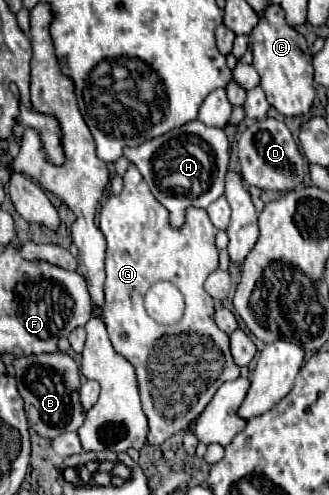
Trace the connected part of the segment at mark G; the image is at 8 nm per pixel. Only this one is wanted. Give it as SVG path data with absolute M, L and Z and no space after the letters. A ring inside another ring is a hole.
M132 163L128 165L128 171L124 175L122 193L120 195L114 195L112 191L108 193L108 201L104 203L98 219L100 219L100 229L108 241L106 283L104 283L106 303L100 311L100 317L108 327L108 335L116 353L128 357L128 361L132 361L132 365L136 367L142 407L150 423L148 443L160 445L176 431L186 429L200 415L204 405L208 405L208 401L224 381L232 381L240 377L240 367L234 363L230 355L230 339L214 323L212 317L214 299L204 291L204 281L208 273L212 273L212 269L218 269L218 249L214 243L218 229L210 223L206 209L198 209L198 207L186 209L186 221L180 229L172 227L168 209L156 201L144 177ZM156 285L162 287L173 285L182 293L186 301L186 309L176 325L160 325L146 313L144 295L150 287Z

